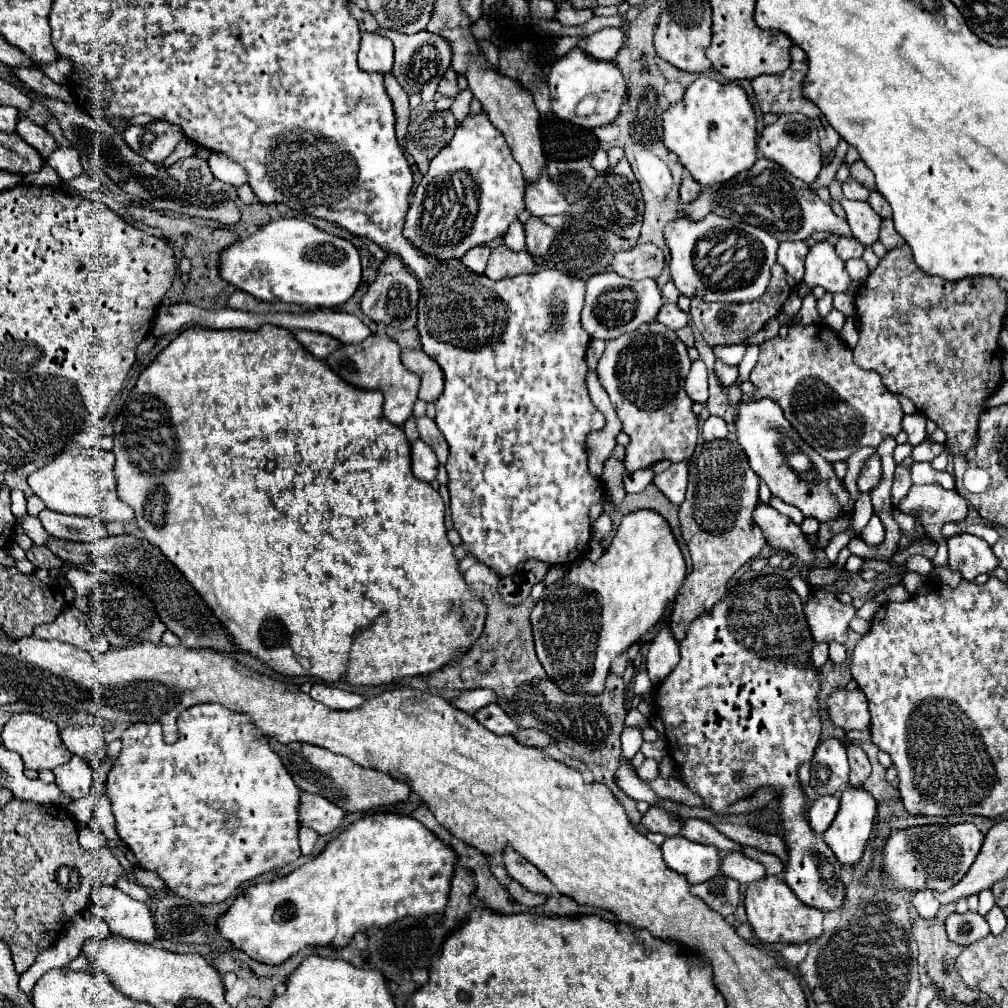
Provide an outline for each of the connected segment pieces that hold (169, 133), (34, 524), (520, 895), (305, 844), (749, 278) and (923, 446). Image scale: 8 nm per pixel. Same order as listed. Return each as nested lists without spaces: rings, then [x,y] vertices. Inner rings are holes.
[[[155,120],[143,126],[127,126],[123,132],[125,142],[149,162],[163,162],[175,146],[185,138],[181,126]]]
[[[25,516],[23,520],[21,520],[21,526],[23,526],[23,530],[25,530],[25,534],[35,542],[35,544],[47,544],[49,542],[49,534],[43,530],[43,526],[41,526],[41,522],[39,522],[39,518],[33,518],[33,516]]]
[[[511,880],[511,884],[507,886],[507,890],[509,890],[509,894],[519,902],[519,904],[525,904],[525,906],[529,906],[529,908],[533,908],[533,906],[539,906],[539,904],[543,904],[545,900],[547,900],[547,896],[543,896],[543,894],[533,894],[533,892],[529,892],[527,888],[523,888],[519,882],[515,882],[515,880]]]
[[[301,826],[301,830],[299,830],[299,844],[301,844],[301,852],[303,852],[305,856],[311,856],[311,852],[313,852],[313,848],[315,848],[317,838],[319,838],[319,834],[317,834],[317,832],[313,832],[311,828]]]
[[[709,212],[709,216],[705,216],[703,220],[689,220],[689,218],[677,218],[673,222],[669,222],[665,226],[665,242],[671,250],[671,280],[675,282],[675,286],[679,288],[679,292],[683,296],[699,296],[705,302],[721,302],[721,304],[739,304],[739,302],[753,302],[759,300],[769,286],[771,280],[771,266],[775,264],[775,256],[777,256],[777,246],[779,242],[767,234],[765,230],[757,228],[757,226],[749,226],[749,224],[741,224],[741,222],[733,222],[729,218],[723,216],[713,216],[713,212]],[[723,244],[725,252],[721,252],[721,256],[707,264],[709,252],[717,246]]]
[[[925,440],[925,442],[921,442],[919,446],[913,448],[911,458],[913,458],[915,462],[931,462],[931,460],[933,460],[935,456],[939,456],[943,450],[945,450],[943,444],[935,444],[935,442]]]

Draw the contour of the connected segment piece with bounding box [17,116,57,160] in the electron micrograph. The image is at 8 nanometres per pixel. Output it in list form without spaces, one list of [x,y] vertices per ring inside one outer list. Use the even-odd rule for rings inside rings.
[[[21,116],[19,122],[17,122],[17,134],[27,142],[31,144],[33,148],[37,148],[37,152],[43,156],[43,160],[47,160],[47,156],[57,148],[55,144],[55,138],[39,124],[35,124],[33,120]]]

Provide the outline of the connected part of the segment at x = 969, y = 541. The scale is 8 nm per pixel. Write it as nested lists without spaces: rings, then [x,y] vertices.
[[[957,534],[947,540],[947,546],[949,568],[957,568],[957,572],[961,572],[961,576],[969,582],[973,582],[979,574],[987,574],[999,568],[991,546],[979,536]]]

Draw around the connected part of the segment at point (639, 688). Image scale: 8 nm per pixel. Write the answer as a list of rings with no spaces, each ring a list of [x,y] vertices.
[[[639,670],[639,672],[635,674],[635,680],[633,680],[633,692],[635,692],[637,696],[643,696],[643,694],[647,694],[651,688],[653,688],[653,684],[651,684],[651,680],[649,680],[649,676],[647,676],[647,670]]]

